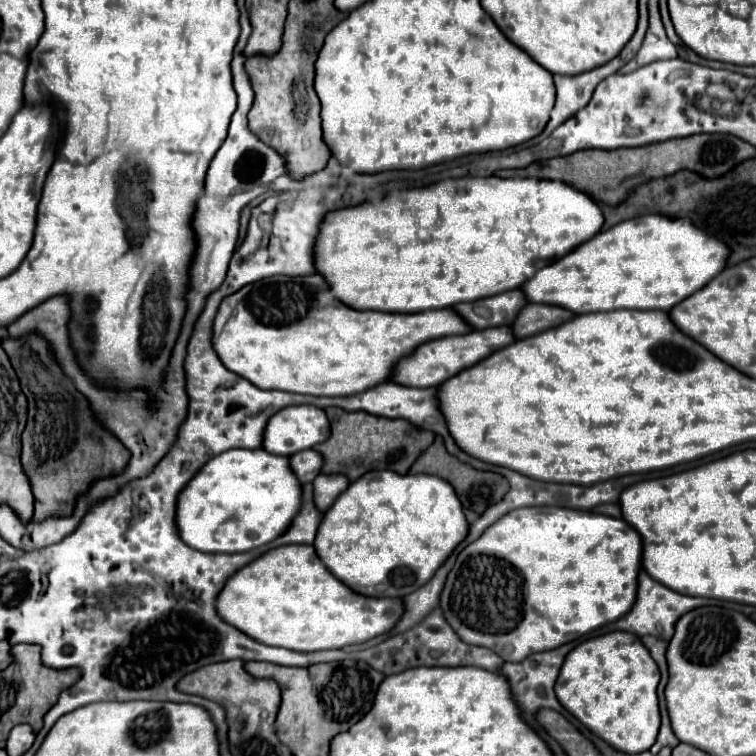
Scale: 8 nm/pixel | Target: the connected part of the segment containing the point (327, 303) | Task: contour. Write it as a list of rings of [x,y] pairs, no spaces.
[[[319,273],[307,275],[307,277],[287,277],[287,275],[275,275],[275,277],[267,277],[255,283],[249,283],[245,287],[241,287],[237,293],[225,297],[217,309],[217,317],[213,321],[213,349],[217,353],[217,357],[223,361],[223,365],[237,373],[239,377],[251,381],[253,385],[257,385],[259,389],[279,389],[279,391],[291,391],[291,393],[303,393],[303,395],[325,395],[325,397],[341,397],[341,395],[351,395],[351,393],[361,393],[363,389],[371,389],[371,385],[379,385],[379,381],[387,381],[391,377],[391,371],[395,367],[395,363],[409,355],[413,349],[417,349],[421,343],[427,343],[431,339],[439,339],[439,337],[447,337],[447,335],[461,335],[461,333],[469,333],[471,327],[457,315],[453,313],[453,309],[435,309],[435,311],[421,311],[421,313],[381,313],[381,311],[357,311],[351,309],[343,303],[339,303],[325,279]]]

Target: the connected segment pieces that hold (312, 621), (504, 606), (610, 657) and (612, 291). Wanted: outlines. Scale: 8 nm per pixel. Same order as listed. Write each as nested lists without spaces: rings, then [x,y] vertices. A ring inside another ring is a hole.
[[[283,545],[269,549],[227,579],[225,587],[215,599],[215,605],[225,623],[247,633],[251,639],[261,641],[263,645],[285,647],[291,651],[323,651],[365,643],[377,635],[387,633],[403,615],[401,599],[363,597],[337,581],[315,555],[315,549],[311,545]]]
[[[523,507],[523,509],[515,509],[515,511],[507,513],[507,515],[503,515],[489,529],[485,529],[485,533],[477,541],[469,543],[457,555],[455,565],[449,571],[445,587],[441,591],[439,607],[443,611],[445,621],[451,625],[451,629],[465,643],[493,649],[505,661],[519,663],[531,653],[557,649],[559,645],[575,641],[575,639],[599,629],[601,625],[617,621],[619,617],[623,617],[623,613],[627,613],[627,609],[631,609],[631,601],[635,601],[635,585],[637,585],[635,577],[637,577],[637,573],[641,569],[641,549],[643,547],[641,547],[639,533],[635,533],[635,529],[631,529],[631,525],[627,525],[623,519],[613,519],[613,517],[607,517],[607,515],[597,515],[597,513],[577,511],[577,509],[567,509],[567,507]]]
[[[613,631],[579,643],[563,663],[555,693],[559,703],[617,751],[647,751],[659,733],[659,667],[639,637]]]
[[[643,215],[599,231],[565,257],[539,269],[521,291],[531,303],[557,305],[577,315],[613,309],[669,311],[719,275],[727,257],[729,247],[691,221]]]

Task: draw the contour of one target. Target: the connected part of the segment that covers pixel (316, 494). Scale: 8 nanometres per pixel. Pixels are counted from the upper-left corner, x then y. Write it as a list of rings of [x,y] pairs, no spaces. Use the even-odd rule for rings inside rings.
[[[317,475],[313,479],[313,501],[319,511],[325,511],[333,505],[335,497],[347,489],[349,481],[345,475]]]

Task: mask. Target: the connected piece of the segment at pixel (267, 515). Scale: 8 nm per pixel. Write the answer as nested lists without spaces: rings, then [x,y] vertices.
[[[229,449],[209,459],[195,477],[177,495],[175,523],[179,537],[185,545],[205,553],[241,553],[267,545],[275,537],[287,531],[295,509],[299,509],[301,485],[295,481],[291,469],[287,469],[287,457],[271,455],[265,449]]]

